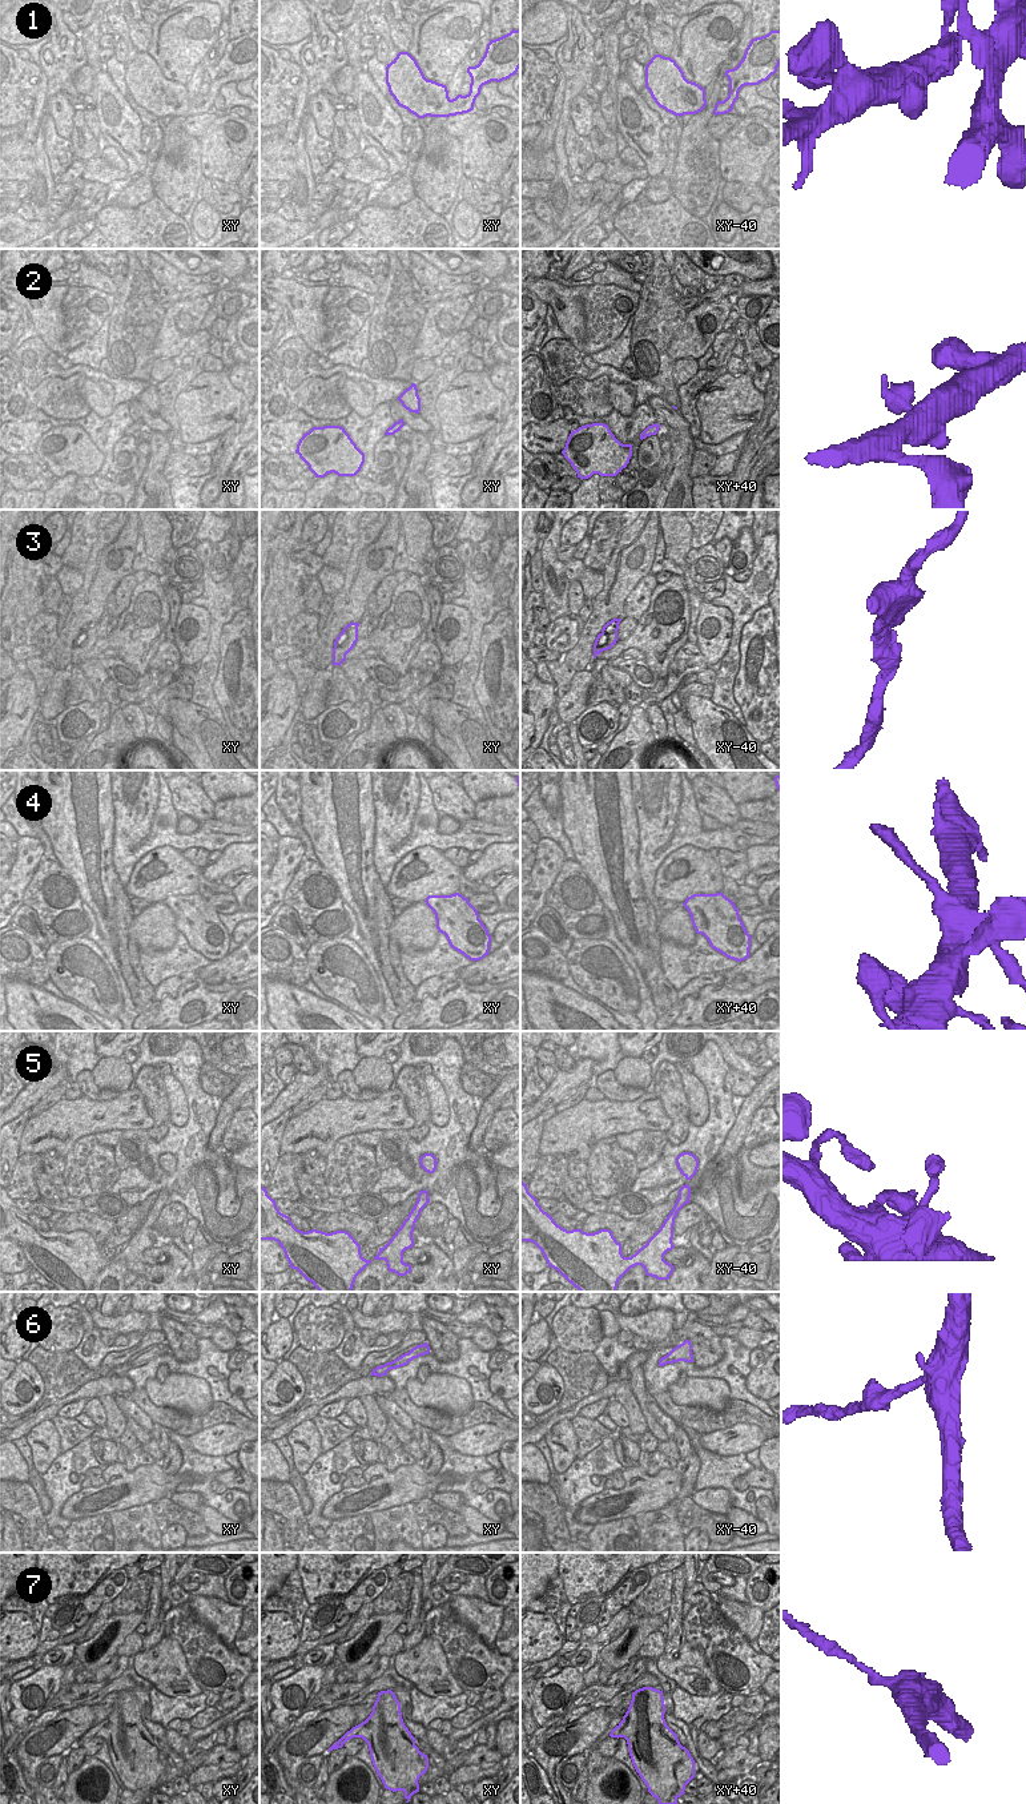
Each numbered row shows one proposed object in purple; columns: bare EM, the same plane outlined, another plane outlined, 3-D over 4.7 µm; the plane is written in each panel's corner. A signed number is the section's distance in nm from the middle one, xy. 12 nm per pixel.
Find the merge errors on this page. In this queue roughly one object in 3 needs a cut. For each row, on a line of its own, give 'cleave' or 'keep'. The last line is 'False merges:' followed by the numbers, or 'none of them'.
1: keep
2: keep
3: keep
4: keep
5: keep
6: keep
7: cleave
False merges: 7

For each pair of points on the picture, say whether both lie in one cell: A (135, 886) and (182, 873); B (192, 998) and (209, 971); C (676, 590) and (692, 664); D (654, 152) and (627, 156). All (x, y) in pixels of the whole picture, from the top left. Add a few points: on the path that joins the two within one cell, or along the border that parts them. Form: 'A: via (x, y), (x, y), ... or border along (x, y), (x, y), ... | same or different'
A: via (147, 884), (164, 874), (170, 874) | same
B: border along (197, 977), (202, 981) | different
C: border along (687, 641), (676, 652), (668, 667) | different
D: border along (628, 145), (636, 152), (646, 168) | different

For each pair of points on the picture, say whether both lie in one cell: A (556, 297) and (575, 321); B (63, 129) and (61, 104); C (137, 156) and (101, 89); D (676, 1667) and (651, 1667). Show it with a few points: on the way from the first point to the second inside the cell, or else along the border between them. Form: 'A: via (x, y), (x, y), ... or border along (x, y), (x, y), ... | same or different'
A: via (563, 302), (567, 306), (568, 314) | same
B: via (63, 123), (61, 111) | same
C: via (125, 137), (123, 131), (123, 108), (117, 101) | same
D: border along (655, 1660), (656, 1667), (678, 1686) | different

